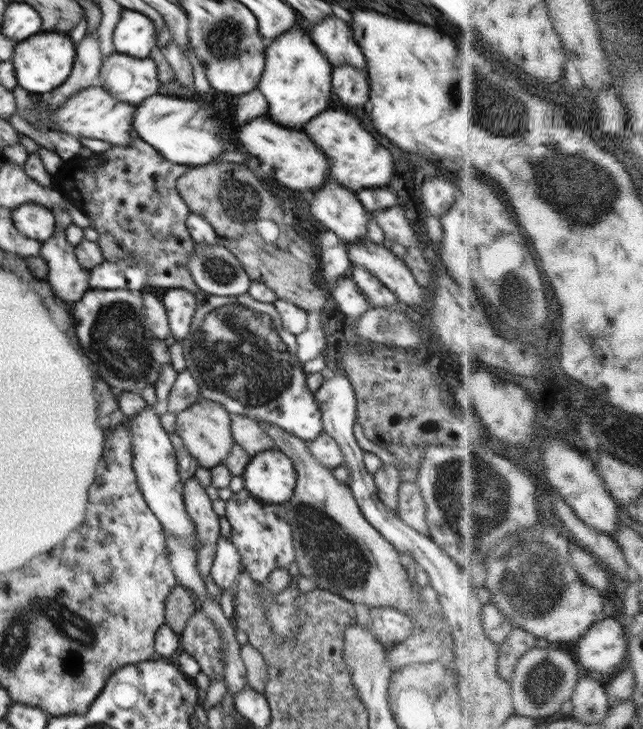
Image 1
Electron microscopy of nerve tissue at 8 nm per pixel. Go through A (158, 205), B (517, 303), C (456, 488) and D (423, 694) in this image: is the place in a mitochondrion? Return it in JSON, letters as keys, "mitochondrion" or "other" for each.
{"A":"other","B":"mitochondrion","C":"mitochondrion","D":"mitochondrion"}

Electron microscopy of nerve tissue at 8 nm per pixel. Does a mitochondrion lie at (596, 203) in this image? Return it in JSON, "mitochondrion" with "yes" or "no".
{"mitochondrion":"yes"}

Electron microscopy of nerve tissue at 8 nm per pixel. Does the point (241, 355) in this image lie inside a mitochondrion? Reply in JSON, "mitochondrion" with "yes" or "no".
{"mitochondrion":"yes"}

